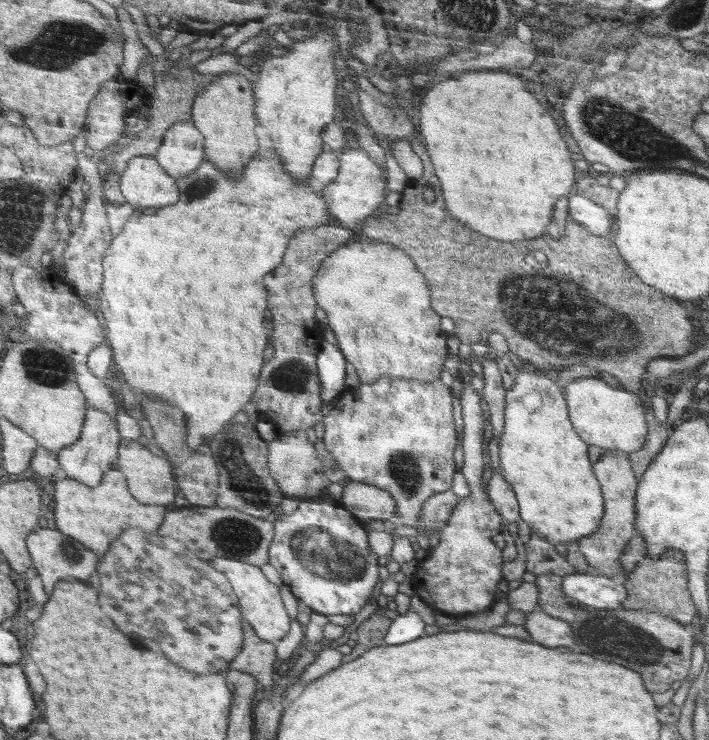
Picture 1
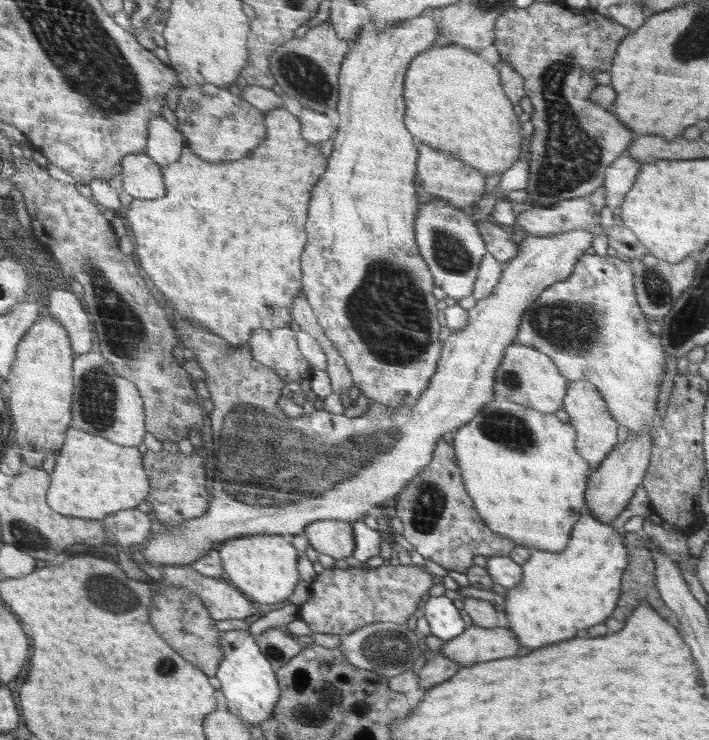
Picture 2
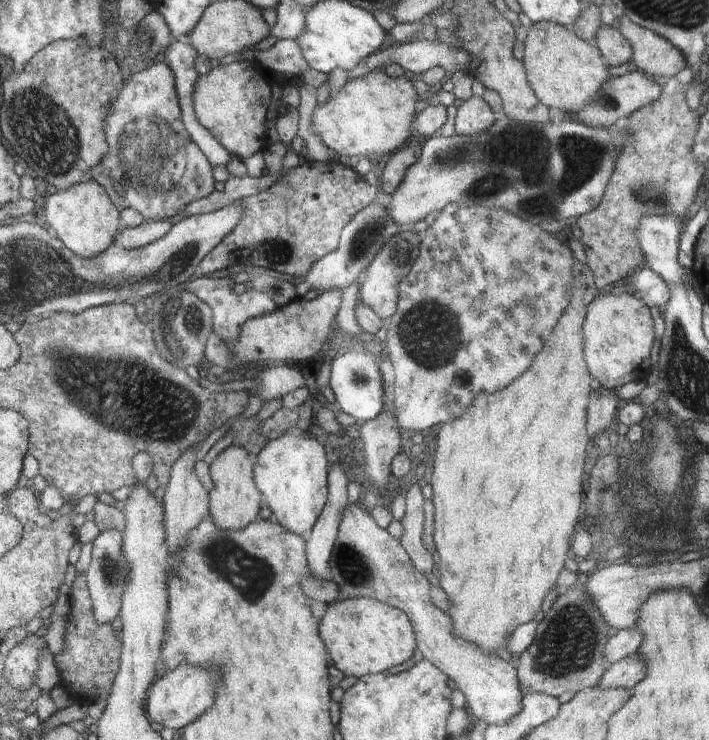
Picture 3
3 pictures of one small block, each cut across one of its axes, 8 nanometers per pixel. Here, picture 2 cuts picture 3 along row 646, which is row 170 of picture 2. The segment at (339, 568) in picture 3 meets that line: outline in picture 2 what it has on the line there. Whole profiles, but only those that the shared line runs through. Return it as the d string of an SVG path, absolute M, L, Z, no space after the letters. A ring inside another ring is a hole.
M420 145L419 178L422 180L422 188L424 188L424 193L428 195L428 198L437 198L463 210L465 207L480 201L487 177L477 168L462 162L457 156L440 152L428 145Z

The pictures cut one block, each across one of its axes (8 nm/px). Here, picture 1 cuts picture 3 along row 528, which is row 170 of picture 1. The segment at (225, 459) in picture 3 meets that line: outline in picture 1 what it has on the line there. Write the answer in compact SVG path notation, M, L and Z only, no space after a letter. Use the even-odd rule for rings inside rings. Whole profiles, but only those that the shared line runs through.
M237 72L222 73L211 77L211 83L197 93L191 108L191 118L195 127L203 134L203 147L206 160L215 164L221 170L226 171L231 177L241 174L242 168L248 166L256 156L258 150L258 140L256 140L256 120L254 120L254 95L250 90L250 82L246 77Z

